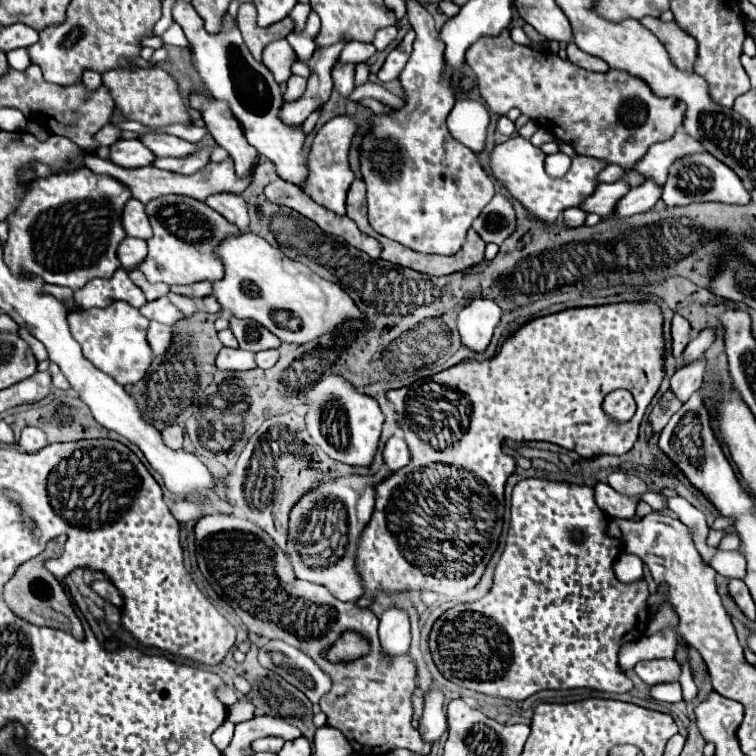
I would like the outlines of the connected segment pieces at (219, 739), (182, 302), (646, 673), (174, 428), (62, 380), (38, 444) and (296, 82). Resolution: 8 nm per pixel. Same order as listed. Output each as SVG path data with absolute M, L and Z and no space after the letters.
M226 721L222 727L218 727L218 729L214 731L212 741L214 741L214 745L216 745L220 751L224 751L224 749L230 745L232 735L234 735L234 723Z
M170 293L168 297L172 299L172 303L174 303L186 317L192 317L192 315L198 311L198 307L196 307L196 303L194 303L192 299L184 299L184 297L178 297L178 295L174 295L174 293Z
M654 659L654 661L642 661L634 665L636 675L646 683L646 685L656 685L656 683L668 683L668 681L678 681L680 677L680 667L676 659Z
M168 425L168 427L162 431L162 437L164 437L166 447L170 447L170 449L180 449L180 447L182 447L182 439L184 439L184 431L182 431L182 427L178 427L178 425Z
M50 363L50 375L52 375L52 385L56 387L56 389L70 389L70 383L68 383L68 379L62 375L62 371L58 369L58 365L56 363Z
M26 427L20 437L20 449L26 453L36 453L48 445L46 433L38 427Z
M292 75L288 79L288 89L284 93L284 99L286 101L294 101L294 99L300 99L306 91L306 79L304 77L298 77L298 75Z

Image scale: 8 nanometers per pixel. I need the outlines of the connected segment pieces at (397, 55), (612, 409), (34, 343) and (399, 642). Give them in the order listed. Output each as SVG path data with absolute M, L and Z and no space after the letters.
M410 29L406 33L406 37L402 39L402 43L390 51L390 55L386 57L382 69L378 71L378 79L384 83L384 81L392 81L392 79L398 79L400 71L404 69L410 53L412 53L412 41L414 41L414 31Z
M615 390L606 397L604 411L610 415L613 421L622 423L633 417L636 411L636 403L629 391Z
M20 327L19 330L22 330L22 339L32 347L32 351L34 351L34 355L36 355L36 359L38 361L44 361L44 359L48 359L48 353L46 353L46 347L36 339L36 337L30 337L30 333L28 330Z
M390 607L380 617L380 643L386 655L404 655L410 647L410 619L404 609Z

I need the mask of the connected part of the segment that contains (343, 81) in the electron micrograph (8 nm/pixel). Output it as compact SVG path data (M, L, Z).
M336 63L332 69L332 79L334 79L334 89L338 89L344 97L348 97L354 91L354 63Z

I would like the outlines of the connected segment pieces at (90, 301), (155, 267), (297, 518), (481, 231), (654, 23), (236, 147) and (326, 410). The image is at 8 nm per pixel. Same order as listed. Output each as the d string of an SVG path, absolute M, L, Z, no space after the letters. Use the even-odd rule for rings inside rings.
M124 269L114 273L114 279L92 279L82 291L74 293L78 309L108 307L114 301L126 301L132 307L140 309L146 303L146 297L140 287L136 287Z
M178 195L158 197L146 205L146 211L138 199L130 199L130 203L126 203L124 207L122 225L130 235L118 247L118 257L122 261L122 267L136 269L148 255L146 263L142 263L142 267L138 269L142 269L142 273L150 283L162 281L166 285L192 285L198 281L214 283L222 279L224 265L216 255L216 247L230 235L234 237L242 235L238 227L230 225L220 213L206 207L206 203L190 197L178 197ZM152 229L154 229L154 237L152 237ZM142 239L150 239L150 241L142 241Z
M380 469L372 477L352 475L326 481L320 489L304 495L290 513L288 555L298 579L324 585L336 599L354 603L364 593L362 579L356 569L358 541L374 511L376 485L380 485L392 471Z
M496 193L494 199L482 209L482 213L474 221L472 229L486 243L500 245L516 229L516 213L512 209L512 203L502 193Z
M646 17L640 23L658 37L658 41L670 53L676 67L692 69L694 59L696 59L696 51L698 51L698 43L690 35L686 35L674 21L672 23L662 23L660 19Z
M194 91L190 95L190 107L202 113L208 133L214 137L214 141L220 147L224 147L230 153L230 157L236 163L236 173L238 175L250 173L258 151L254 147L250 147L250 143L246 141L244 131L242 131L238 119L234 119L230 107L226 103L206 97L204 93L198 93L198 91Z
M328 375L326 379L302 389L300 395L306 397L306 405L310 407L306 427L316 445L320 445L322 451L334 461L354 467L370 467L378 451L384 423L384 415L376 399L358 393L348 381L342 379L342 375Z

